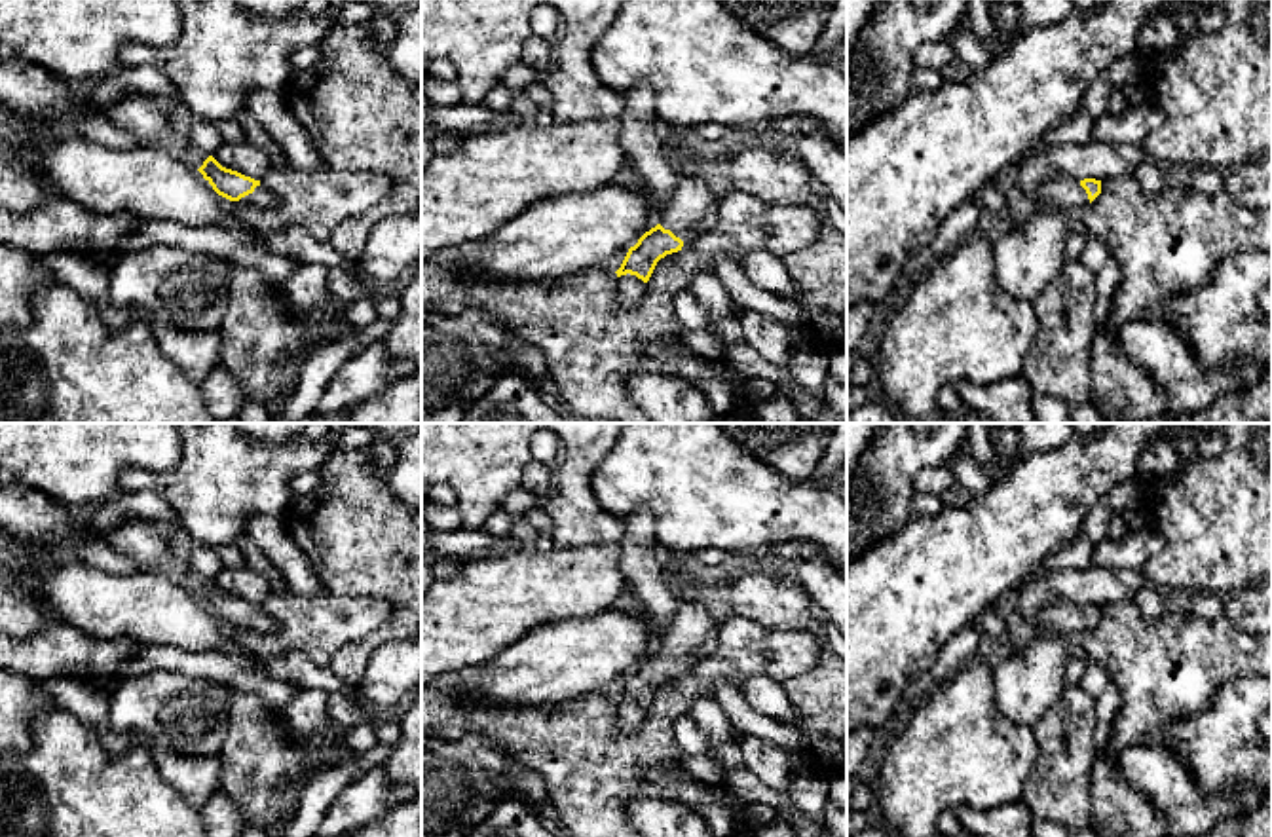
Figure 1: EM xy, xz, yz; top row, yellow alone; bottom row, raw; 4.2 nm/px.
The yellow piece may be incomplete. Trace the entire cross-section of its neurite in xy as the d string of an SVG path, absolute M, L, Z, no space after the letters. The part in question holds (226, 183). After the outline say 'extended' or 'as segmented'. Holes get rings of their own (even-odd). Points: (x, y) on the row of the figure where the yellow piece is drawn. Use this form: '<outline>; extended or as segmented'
M209 156L197 171L218 195L230 201L241 201L258 209L270 209L277 205L277 197L266 190L260 180L222 167L213 156Z; extended

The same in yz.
M1057 173L1046 178L1029 197L1037 209L1082 211L1101 194L1101 180L1076 180Z; extended

